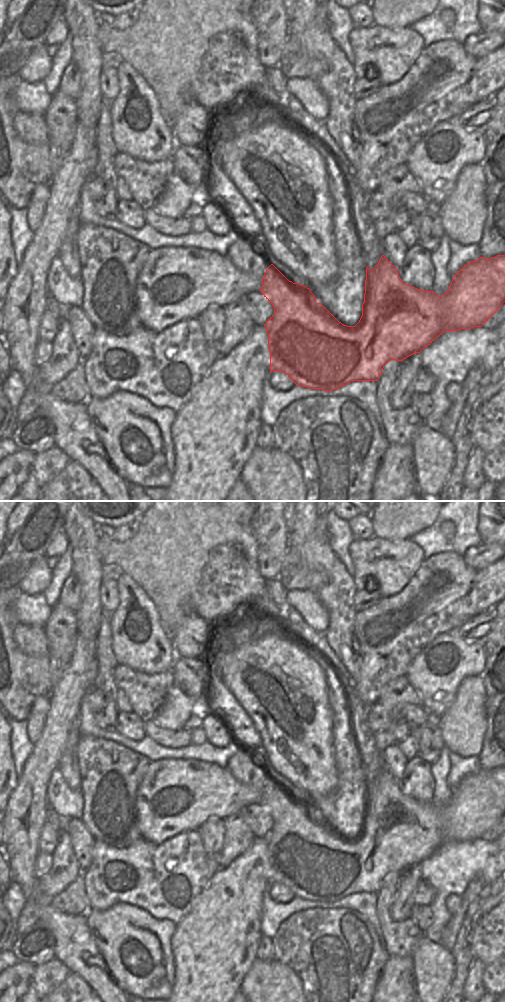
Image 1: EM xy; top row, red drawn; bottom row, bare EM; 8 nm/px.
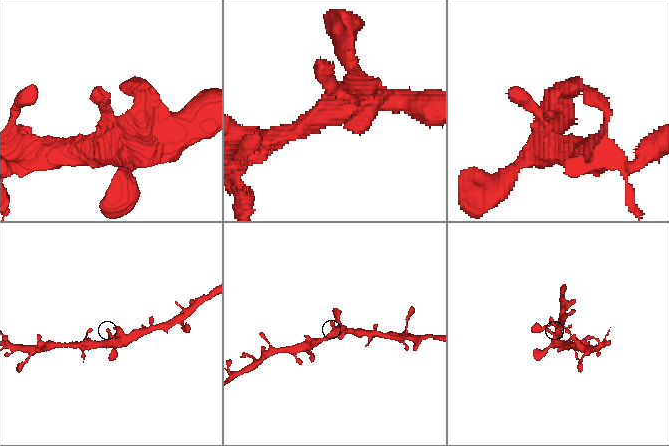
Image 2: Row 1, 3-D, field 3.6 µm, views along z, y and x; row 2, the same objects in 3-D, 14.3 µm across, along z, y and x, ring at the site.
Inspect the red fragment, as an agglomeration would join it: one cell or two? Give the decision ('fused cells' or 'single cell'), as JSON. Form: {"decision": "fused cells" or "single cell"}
{"decision": "single cell"}

